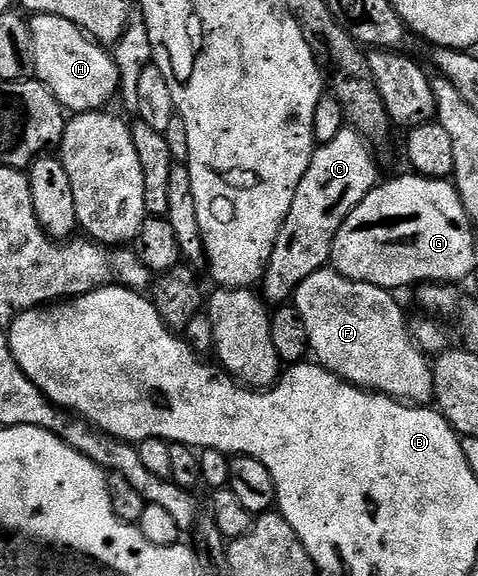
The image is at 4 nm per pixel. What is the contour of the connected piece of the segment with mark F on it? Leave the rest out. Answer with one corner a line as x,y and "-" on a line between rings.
325,267
314,271
314,275
310,275
306,279
302,279
302,283
296,289
294,298
294,307
298,311
298,315
302,315
302,323
306,323
306,335
308,336
308,347
311,356
315,358
319,364
323,365
325,369
330,370
331,373
336,373
344,381
348,381
352,385
357,385
360,389
366,389
373,393
384,393
387,397
395,397
403,399
405,402
413,405
427,406
434,397
434,379
432,378
432,366
429,358
426,356
423,349
412,340
412,330
410,328
410,321
404,318
404,313
400,310
400,305
395,301
393,294
389,290
382,287
374,287
365,281
351,281
337,273
331,267

